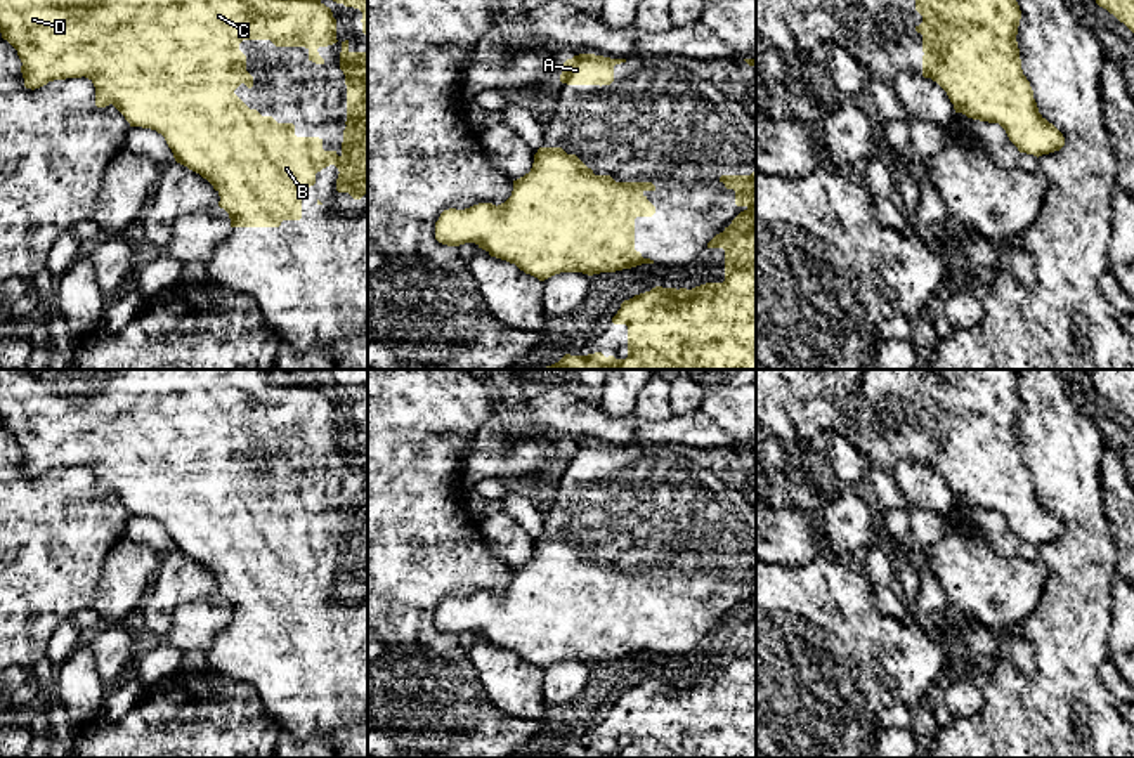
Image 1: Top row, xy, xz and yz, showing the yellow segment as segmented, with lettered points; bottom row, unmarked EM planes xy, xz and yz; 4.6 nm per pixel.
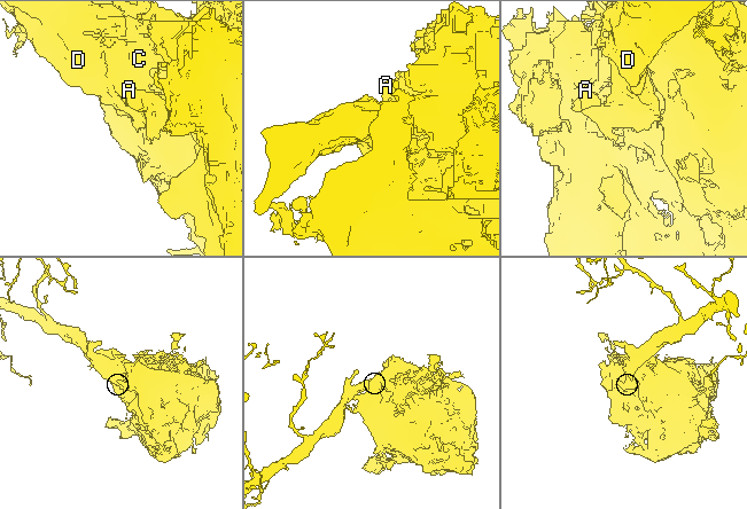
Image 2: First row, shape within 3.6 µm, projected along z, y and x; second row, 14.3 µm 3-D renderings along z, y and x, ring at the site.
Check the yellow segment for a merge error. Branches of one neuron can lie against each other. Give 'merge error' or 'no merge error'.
merge error

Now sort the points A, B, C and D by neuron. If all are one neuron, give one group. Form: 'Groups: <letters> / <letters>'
Groups: A B C / D

